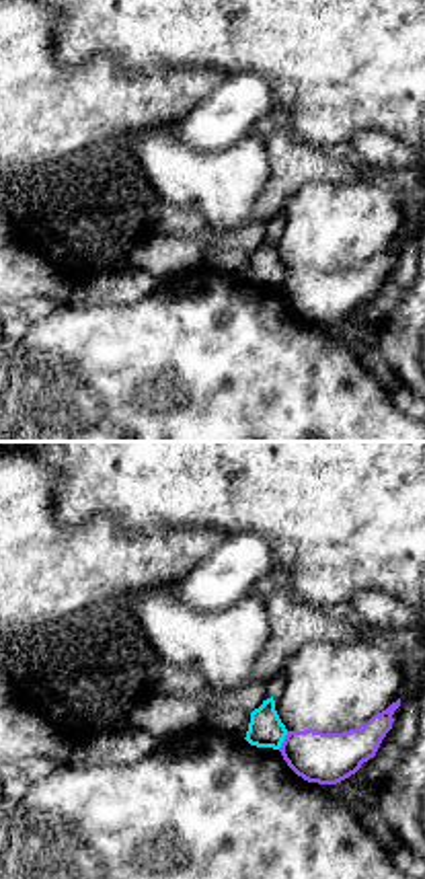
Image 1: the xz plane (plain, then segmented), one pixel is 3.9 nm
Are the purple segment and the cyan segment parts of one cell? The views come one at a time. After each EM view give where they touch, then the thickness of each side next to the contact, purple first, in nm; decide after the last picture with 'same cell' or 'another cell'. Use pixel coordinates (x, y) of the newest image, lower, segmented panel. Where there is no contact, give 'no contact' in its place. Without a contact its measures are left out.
(284, 740) | 200/140 nm

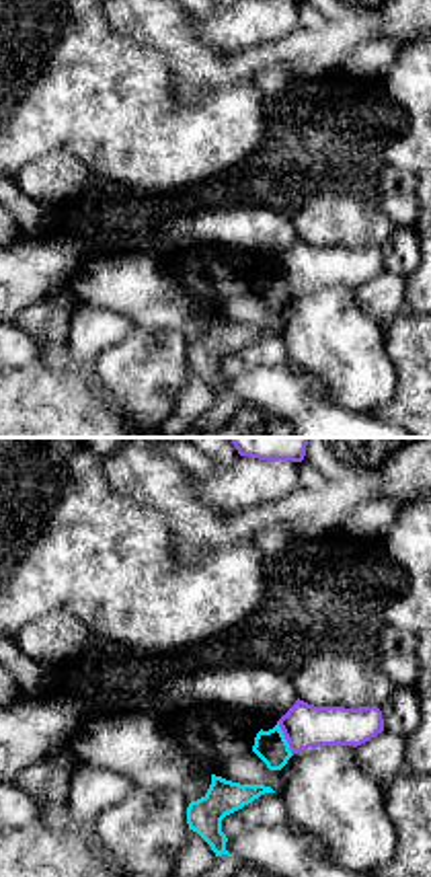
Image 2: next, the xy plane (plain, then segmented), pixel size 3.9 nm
(286, 738) | 180/130 nm

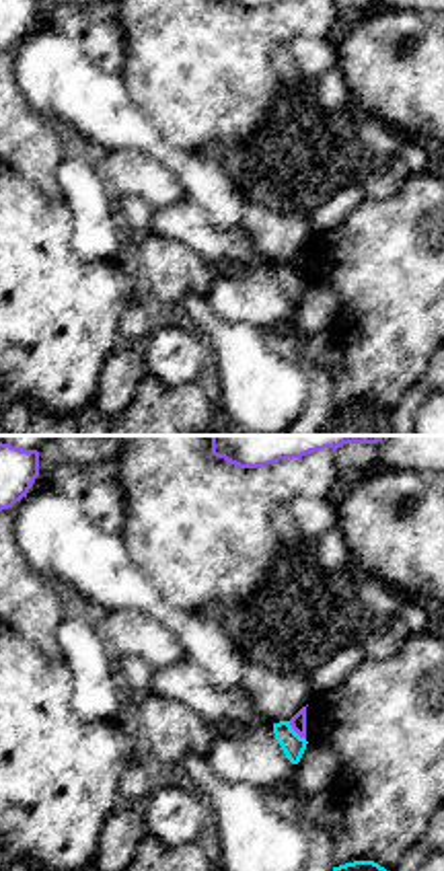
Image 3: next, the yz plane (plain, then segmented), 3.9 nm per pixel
(297, 732) | 60/90 nm

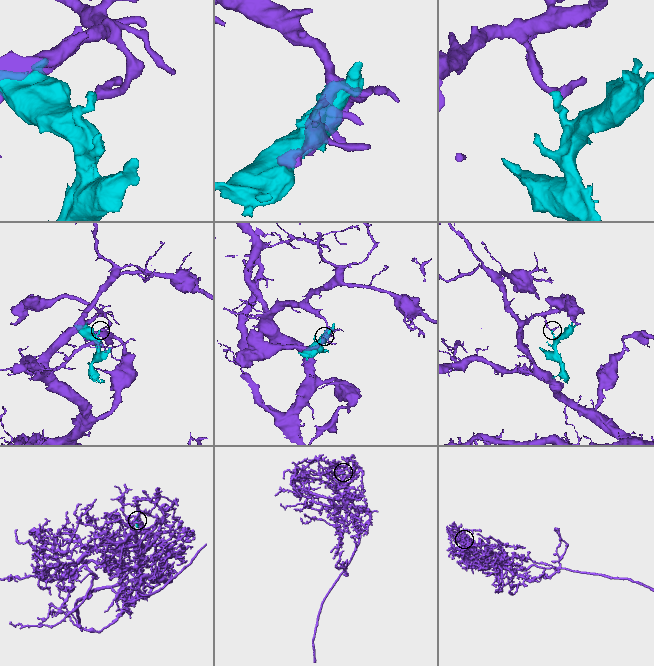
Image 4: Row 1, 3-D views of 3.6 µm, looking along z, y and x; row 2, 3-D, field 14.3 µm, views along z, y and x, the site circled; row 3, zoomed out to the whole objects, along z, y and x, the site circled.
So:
another cell

